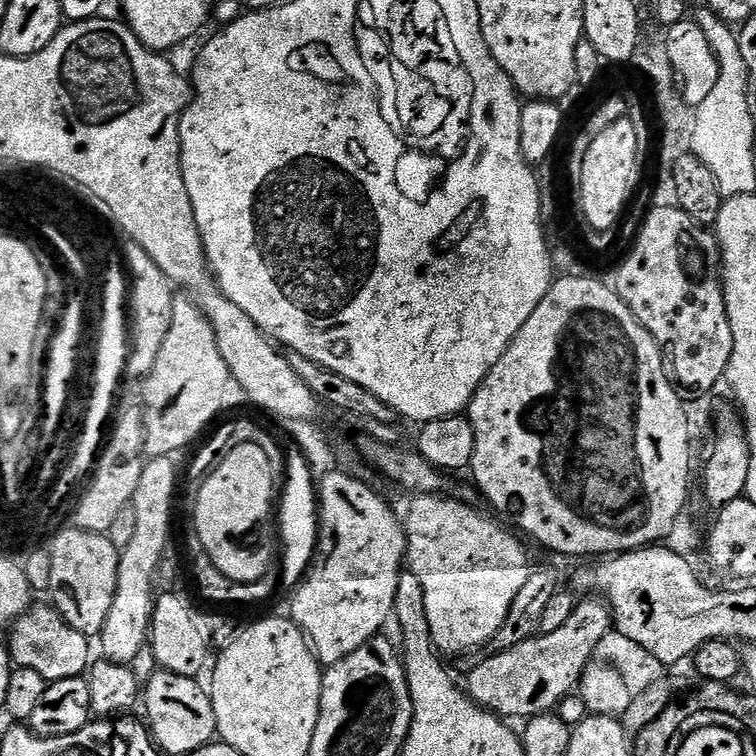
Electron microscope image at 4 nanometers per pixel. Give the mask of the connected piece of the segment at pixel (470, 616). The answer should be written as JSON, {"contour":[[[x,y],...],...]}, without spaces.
{"contour":[[[420,494],[408,508],[406,531],[408,533],[407,567],[422,582],[426,594],[426,614],[432,635],[432,643],[441,653],[467,654],[483,649],[498,634],[498,626],[506,622],[514,598],[526,586],[530,571],[525,541],[515,531],[507,532],[488,516],[479,512],[479,507],[465,504],[459,498],[451,500],[448,494]]]}

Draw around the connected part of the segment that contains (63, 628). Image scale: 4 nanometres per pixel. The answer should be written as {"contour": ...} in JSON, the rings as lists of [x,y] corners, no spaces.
{"contour":[[[47,603],[39,604],[29,608],[24,615],[16,619],[15,624],[11,625],[11,659],[19,667],[38,670],[38,674],[42,674],[42,678],[46,678],[49,682],[75,676],[83,677],[90,667],[89,637],[83,636],[81,632],[74,630],[74,626],[67,624],[55,607]]]}

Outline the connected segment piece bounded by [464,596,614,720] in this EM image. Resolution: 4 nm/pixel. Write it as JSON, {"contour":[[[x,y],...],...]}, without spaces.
{"contour":[[[597,596],[581,599],[574,612],[566,618],[565,625],[553,633],[539,633],[502,654],[483,657],[478,666],[467,673],[465,689],[476,704],[506,720],[525,720],[549,712],[579,685],[583,672],[595,657],[598,643],[613,626],[611,608],[606,600]]]}

